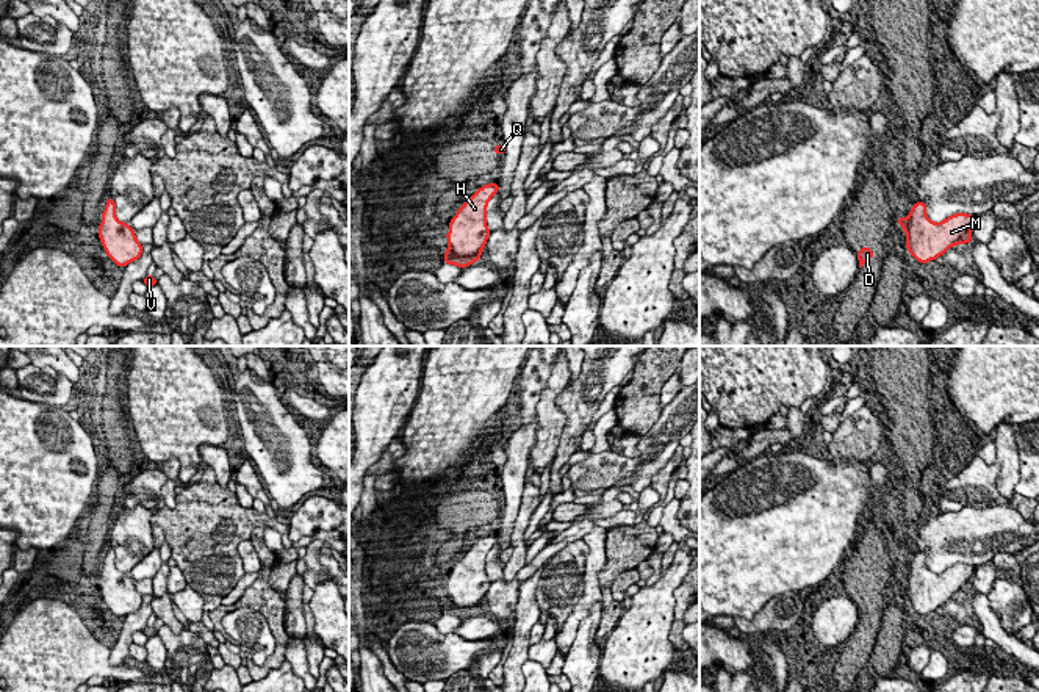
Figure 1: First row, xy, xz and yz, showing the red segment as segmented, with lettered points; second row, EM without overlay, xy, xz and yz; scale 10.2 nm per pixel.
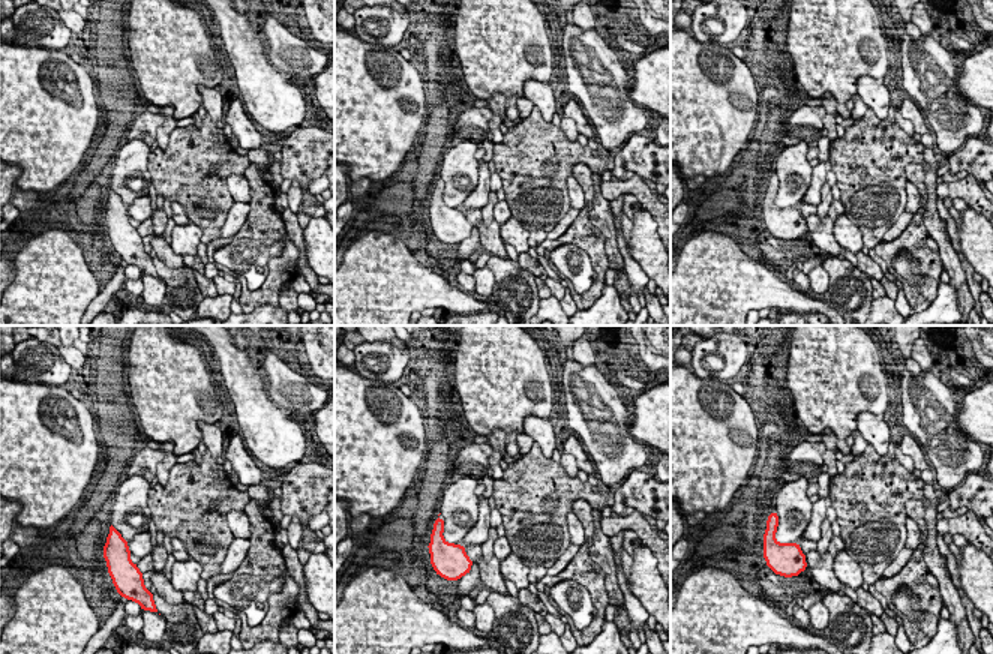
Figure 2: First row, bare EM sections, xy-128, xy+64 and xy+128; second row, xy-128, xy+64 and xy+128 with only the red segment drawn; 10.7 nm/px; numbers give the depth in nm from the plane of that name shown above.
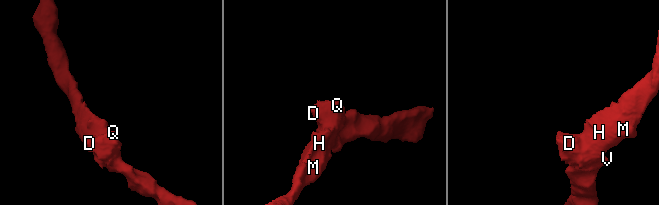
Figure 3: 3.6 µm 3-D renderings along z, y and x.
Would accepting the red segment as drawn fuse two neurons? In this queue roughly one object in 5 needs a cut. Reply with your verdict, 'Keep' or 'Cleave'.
Keep

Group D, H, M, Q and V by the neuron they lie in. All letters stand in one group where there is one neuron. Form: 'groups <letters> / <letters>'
groups D H M Q V

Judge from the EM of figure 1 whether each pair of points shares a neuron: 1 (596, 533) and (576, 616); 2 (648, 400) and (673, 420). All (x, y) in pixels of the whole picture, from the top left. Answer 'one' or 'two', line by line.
1: one
2: two

